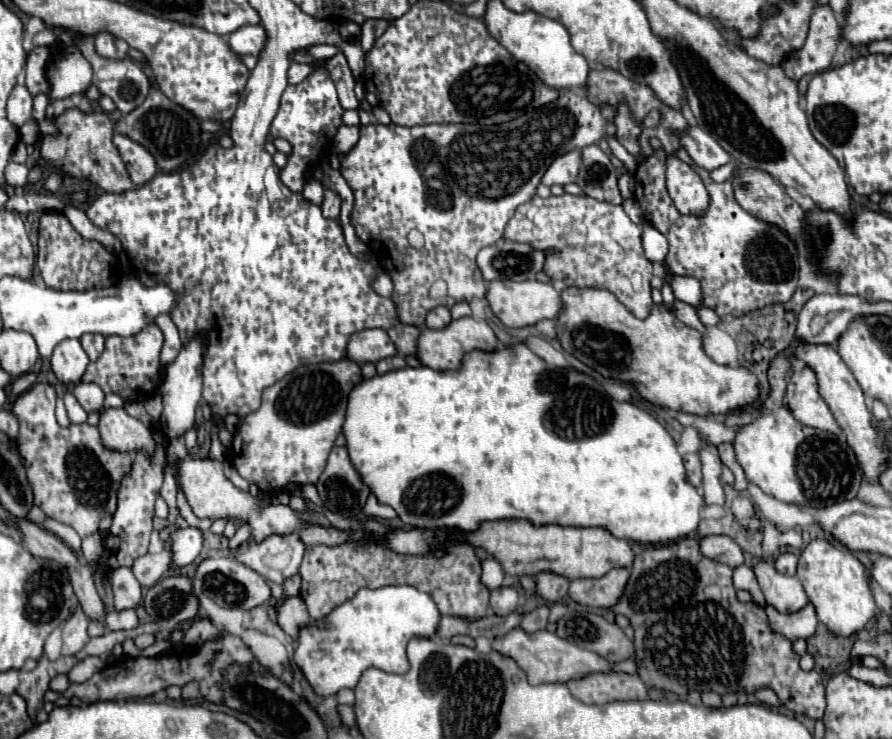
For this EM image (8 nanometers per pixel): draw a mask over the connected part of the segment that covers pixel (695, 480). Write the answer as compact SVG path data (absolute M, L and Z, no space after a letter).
M685 454L685 472L687 472L687 482L693 484L695 488L701 486L701 460L699 454Z

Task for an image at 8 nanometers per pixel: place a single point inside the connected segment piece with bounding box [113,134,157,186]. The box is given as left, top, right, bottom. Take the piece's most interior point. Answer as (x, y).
(141, 166)

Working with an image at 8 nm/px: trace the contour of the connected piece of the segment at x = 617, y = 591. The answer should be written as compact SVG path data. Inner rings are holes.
M613 568L603 578L585 578L585 580L573 580L569 584L569 596L591 608L613 608L619 602L619 596L623 594L623 588L629 580L627 568Z

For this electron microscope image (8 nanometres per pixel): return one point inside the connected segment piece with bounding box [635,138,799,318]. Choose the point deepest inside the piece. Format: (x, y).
(742, 264)

